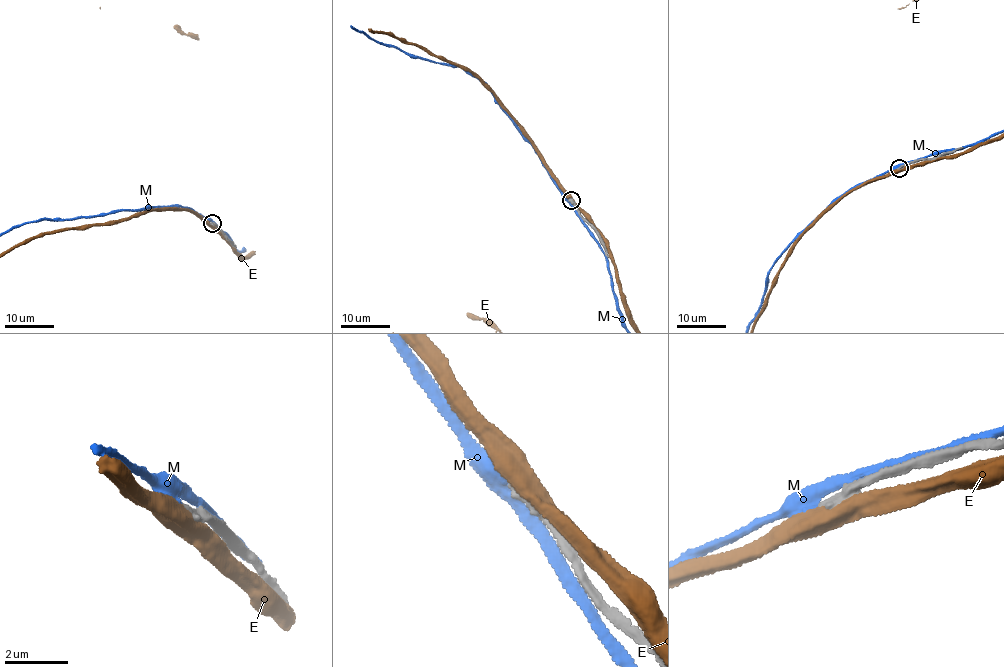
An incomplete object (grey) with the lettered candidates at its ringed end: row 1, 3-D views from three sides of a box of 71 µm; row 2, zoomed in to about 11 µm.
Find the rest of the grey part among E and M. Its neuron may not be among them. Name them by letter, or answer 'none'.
none

